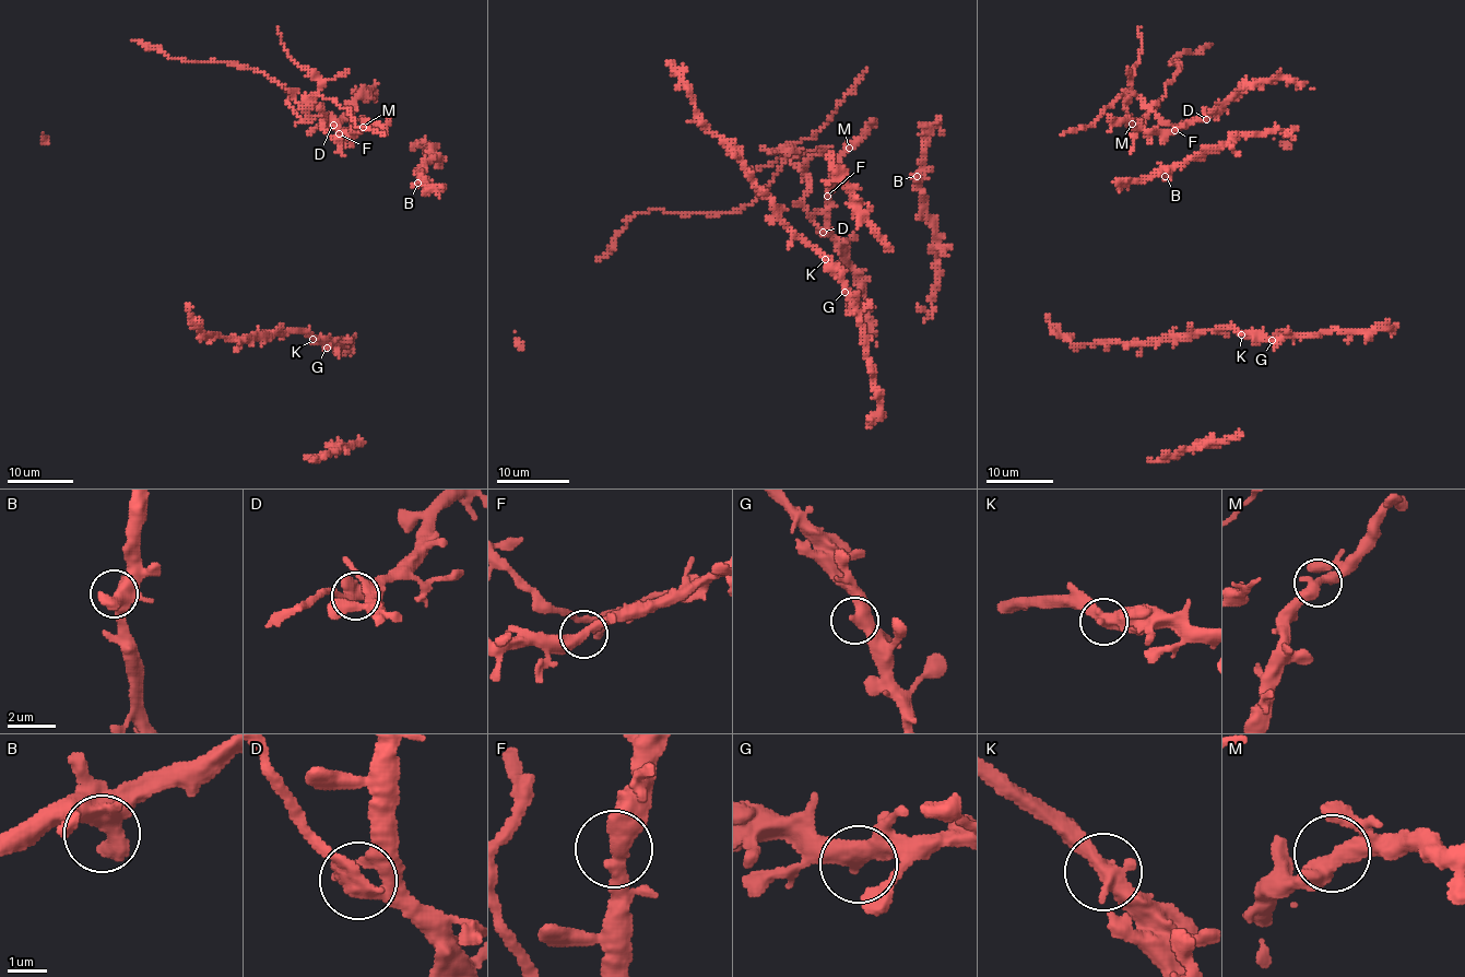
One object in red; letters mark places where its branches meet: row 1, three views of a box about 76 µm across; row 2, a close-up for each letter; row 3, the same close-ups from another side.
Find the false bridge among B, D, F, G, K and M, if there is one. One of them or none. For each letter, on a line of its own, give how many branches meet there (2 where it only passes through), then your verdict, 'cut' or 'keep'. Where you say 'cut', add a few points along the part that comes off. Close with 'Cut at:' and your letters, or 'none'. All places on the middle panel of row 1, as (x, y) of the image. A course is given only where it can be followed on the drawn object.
B: branches 3; keep
D: branches 2; cut; course (823, 231), (805, 206), (807, 175), (789, 160), (787, 146), (767, 192), (740, 210), (637, 212), (598, 260)
F: branches 2; keep
G: branches 2; keep
K: branches 2; keep
M: branches 2; keep
Cut at: D

